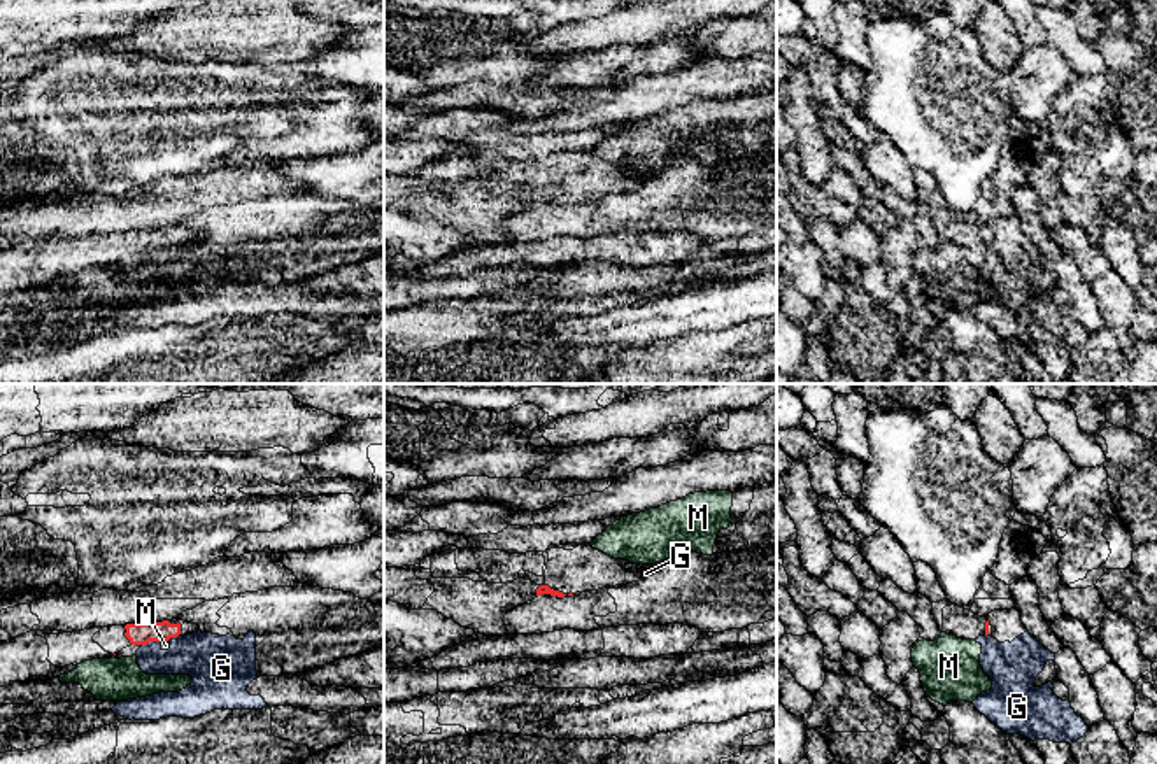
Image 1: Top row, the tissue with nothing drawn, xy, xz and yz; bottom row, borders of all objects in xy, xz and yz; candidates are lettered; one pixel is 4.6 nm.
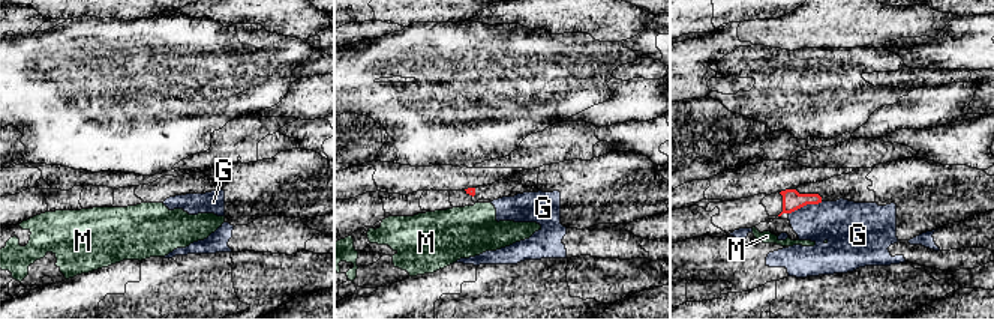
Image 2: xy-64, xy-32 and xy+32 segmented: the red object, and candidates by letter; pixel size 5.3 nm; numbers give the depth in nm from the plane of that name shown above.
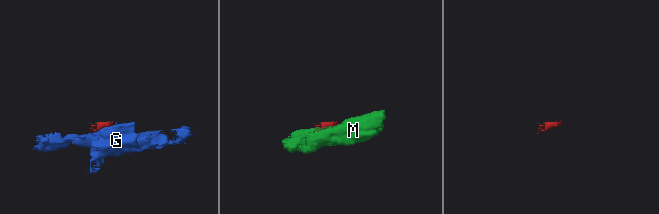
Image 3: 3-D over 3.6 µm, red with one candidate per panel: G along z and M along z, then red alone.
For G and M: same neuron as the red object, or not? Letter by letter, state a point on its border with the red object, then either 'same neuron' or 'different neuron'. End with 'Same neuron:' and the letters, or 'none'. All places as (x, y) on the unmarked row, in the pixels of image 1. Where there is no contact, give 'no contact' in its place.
G: contact xy (151, 247); different neuron
M: contact xy (163, 247); different neuron
Same neuron: none

